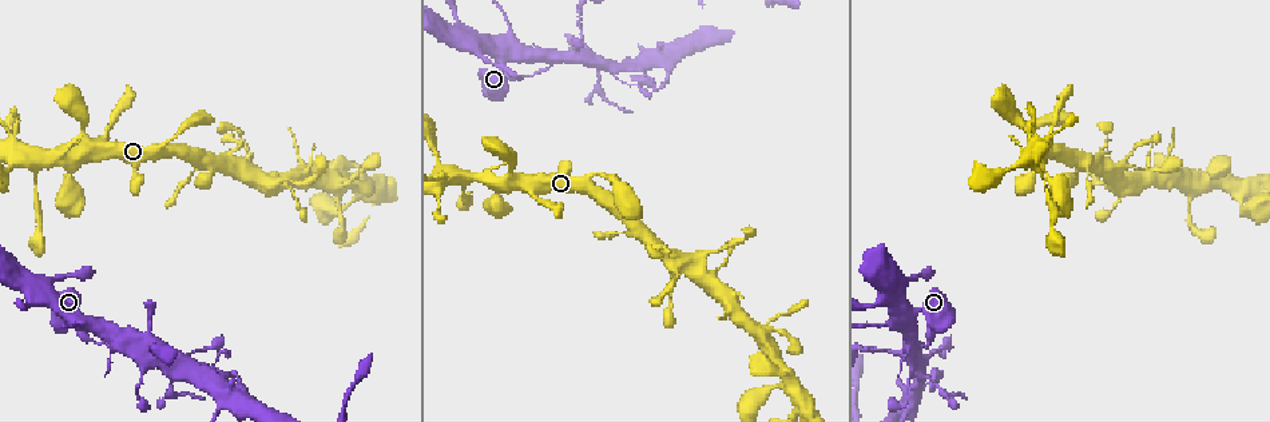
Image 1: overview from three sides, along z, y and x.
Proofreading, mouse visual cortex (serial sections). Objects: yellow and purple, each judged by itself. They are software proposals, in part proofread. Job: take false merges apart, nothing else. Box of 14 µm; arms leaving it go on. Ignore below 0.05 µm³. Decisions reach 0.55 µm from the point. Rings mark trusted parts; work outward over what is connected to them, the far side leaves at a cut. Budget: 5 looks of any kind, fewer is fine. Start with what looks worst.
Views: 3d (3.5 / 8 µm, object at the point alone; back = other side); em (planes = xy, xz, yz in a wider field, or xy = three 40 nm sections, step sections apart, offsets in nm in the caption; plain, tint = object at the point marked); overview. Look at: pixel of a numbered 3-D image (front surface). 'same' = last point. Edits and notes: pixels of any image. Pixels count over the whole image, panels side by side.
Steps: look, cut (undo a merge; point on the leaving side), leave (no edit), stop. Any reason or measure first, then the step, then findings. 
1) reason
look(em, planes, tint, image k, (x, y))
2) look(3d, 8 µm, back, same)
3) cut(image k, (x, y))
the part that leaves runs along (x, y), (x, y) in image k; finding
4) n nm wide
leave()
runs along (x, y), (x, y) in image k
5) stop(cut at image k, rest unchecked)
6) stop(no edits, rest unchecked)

abrupt turn
look(3d, 3.5 µm, image 1, (601, 63))

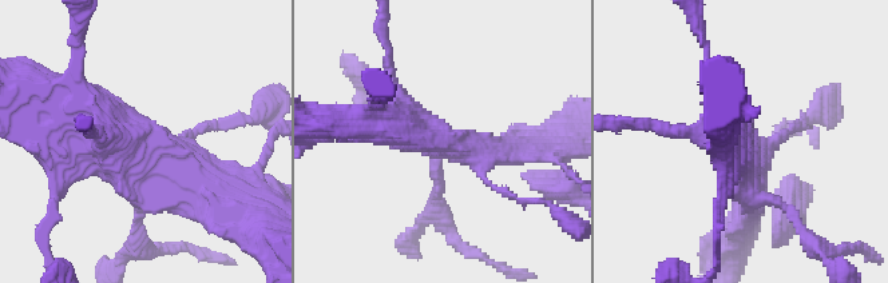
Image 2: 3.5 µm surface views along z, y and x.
now the EM
look(em, xy, step 1, tint, image 2, (138, 144))

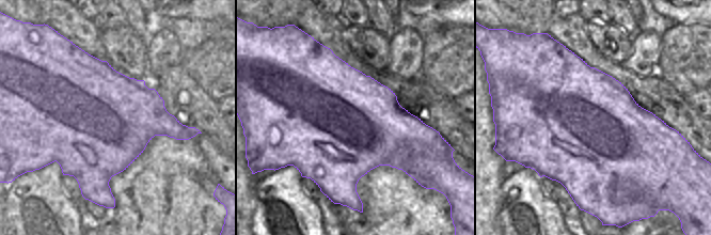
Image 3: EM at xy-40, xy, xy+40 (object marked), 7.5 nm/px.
another direction
look(em, xy, step 2, tint, same)

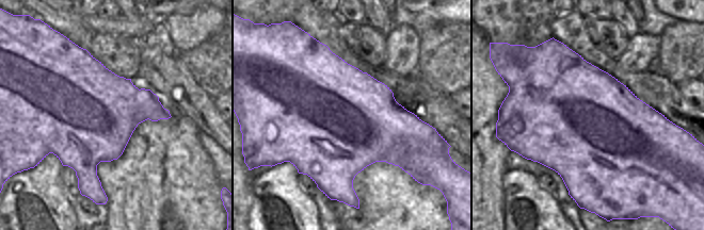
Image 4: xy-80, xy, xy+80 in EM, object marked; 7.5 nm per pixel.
leave()
runs along (64, 103), (211, 192) in image 2; one cell here

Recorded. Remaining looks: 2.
four arms meet
look(3d, 3.5 µm, image 1, (239, 394))

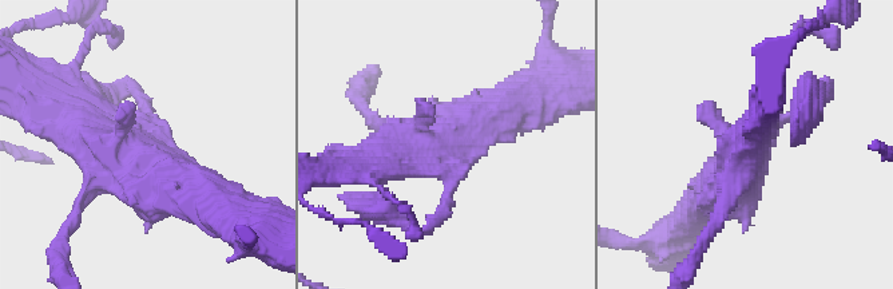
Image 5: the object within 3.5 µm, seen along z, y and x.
look(em, xy, step 2, tint, image 5, (448, 160))

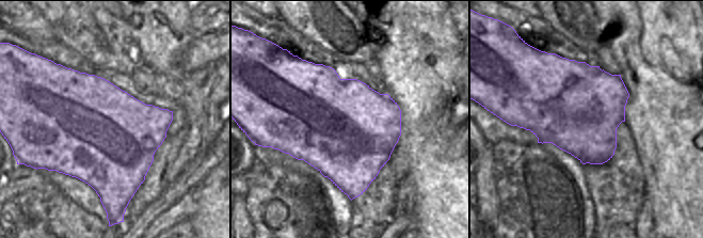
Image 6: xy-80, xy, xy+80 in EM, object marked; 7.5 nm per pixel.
leave()
all the same cell

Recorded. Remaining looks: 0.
stop(no edits, rest unchecked)

